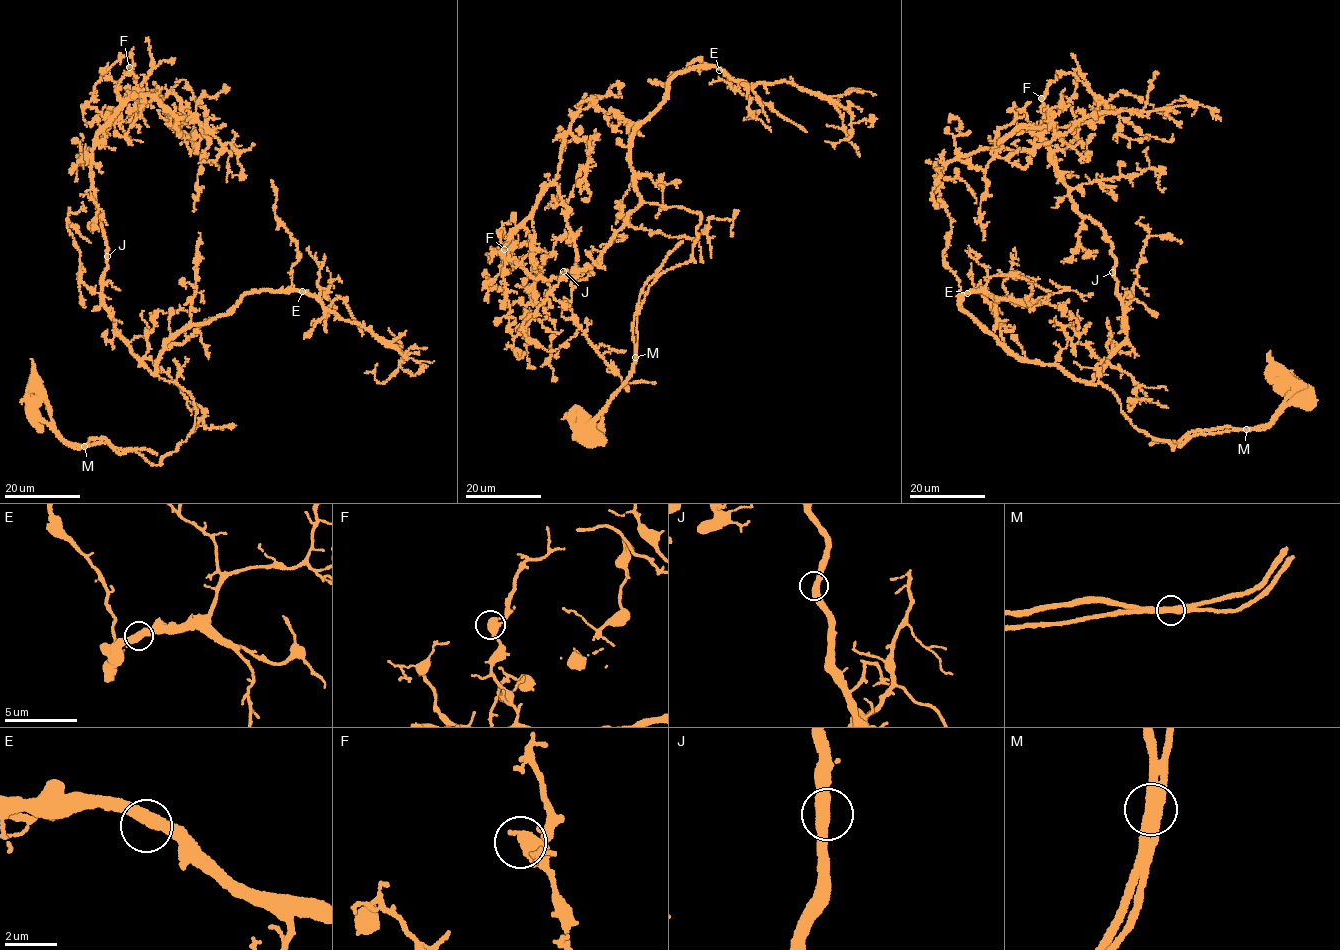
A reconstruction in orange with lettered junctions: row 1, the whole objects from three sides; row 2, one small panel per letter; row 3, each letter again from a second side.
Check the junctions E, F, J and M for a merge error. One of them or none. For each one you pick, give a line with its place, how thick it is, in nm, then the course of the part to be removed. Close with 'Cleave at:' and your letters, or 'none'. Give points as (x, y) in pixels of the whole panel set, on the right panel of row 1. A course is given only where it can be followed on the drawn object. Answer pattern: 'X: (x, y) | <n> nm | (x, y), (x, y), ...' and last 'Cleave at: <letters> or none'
M: (1246, 429) | 440 nm | (1246, 429), (1264, 426), (1270, 421), (1293, 389), (1291, 378), (1272, 360), (1270, 350)
Cleave at: M

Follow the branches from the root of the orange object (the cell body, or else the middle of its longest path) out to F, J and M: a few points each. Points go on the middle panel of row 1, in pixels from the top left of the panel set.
F: (590, 433), (701, 215), (643, 202), (593, 266), (549, 280), (502, 258), (523, 227), (504, 249)
J: (590, 433), (633, 366), (638, 312), (648, 288), (693, 259), (701, 215), (643, 202), (593, 266), (563, 271)
M: (590, 433), (593, 420), (624, 384), (635, 357)

